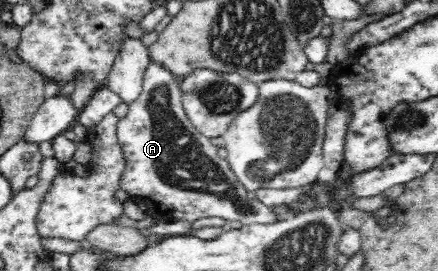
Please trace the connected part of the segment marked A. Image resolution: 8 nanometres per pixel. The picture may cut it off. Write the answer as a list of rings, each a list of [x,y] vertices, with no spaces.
[[[150,62],[144,71],[144,79],[139,97],[127,104],[125,117],[116,123],[116,136],[125,160],[125,167],[120,175],[121,190],[130,200],[149,205],[153,211],[167,213],[167,219],[183,217],[192,223],[207,217],[222,217],[227,221],[255,222],[272,224],[277,222],[274,213],[256,199],[251,202],[245,187],[238,183],[229,162],[217,156],[218,147],[208,137],[198,133],[197,128],[189,121],[182,106],[182,91],[179,78],[175,77],[161,64]]]

